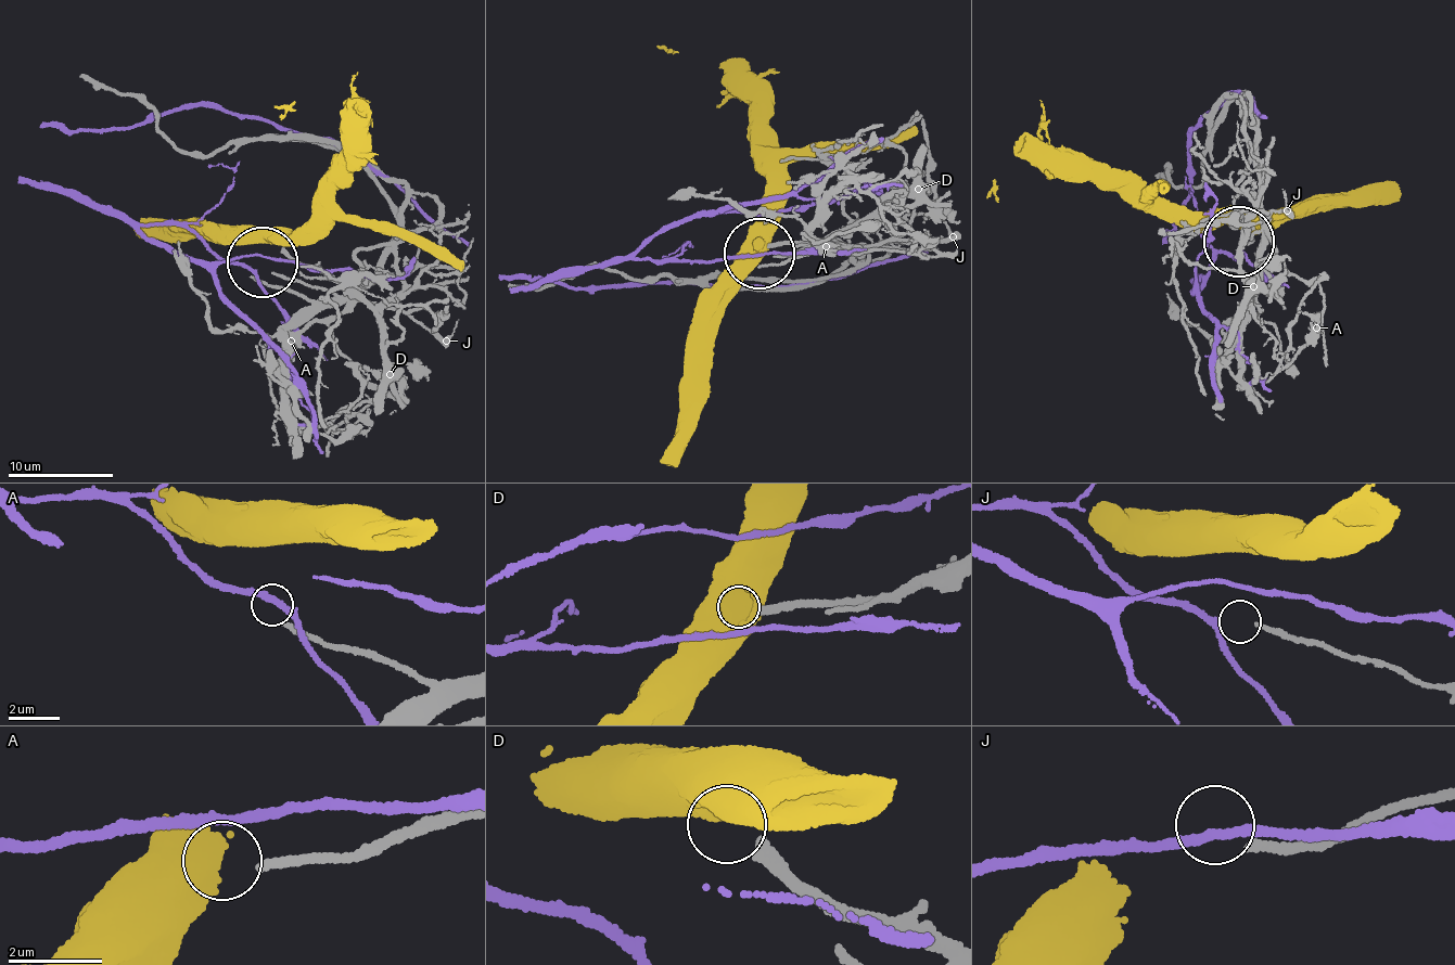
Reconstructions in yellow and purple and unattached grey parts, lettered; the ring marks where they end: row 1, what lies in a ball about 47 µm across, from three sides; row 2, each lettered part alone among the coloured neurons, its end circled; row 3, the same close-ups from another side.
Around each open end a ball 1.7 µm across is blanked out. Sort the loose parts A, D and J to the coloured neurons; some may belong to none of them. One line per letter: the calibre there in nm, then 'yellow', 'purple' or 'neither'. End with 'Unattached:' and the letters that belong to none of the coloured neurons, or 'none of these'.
A: calibre 190 nm; neither
D: calibre 320 nm; neither
J: calibre 180 nm; purple
Unattached: A, D

